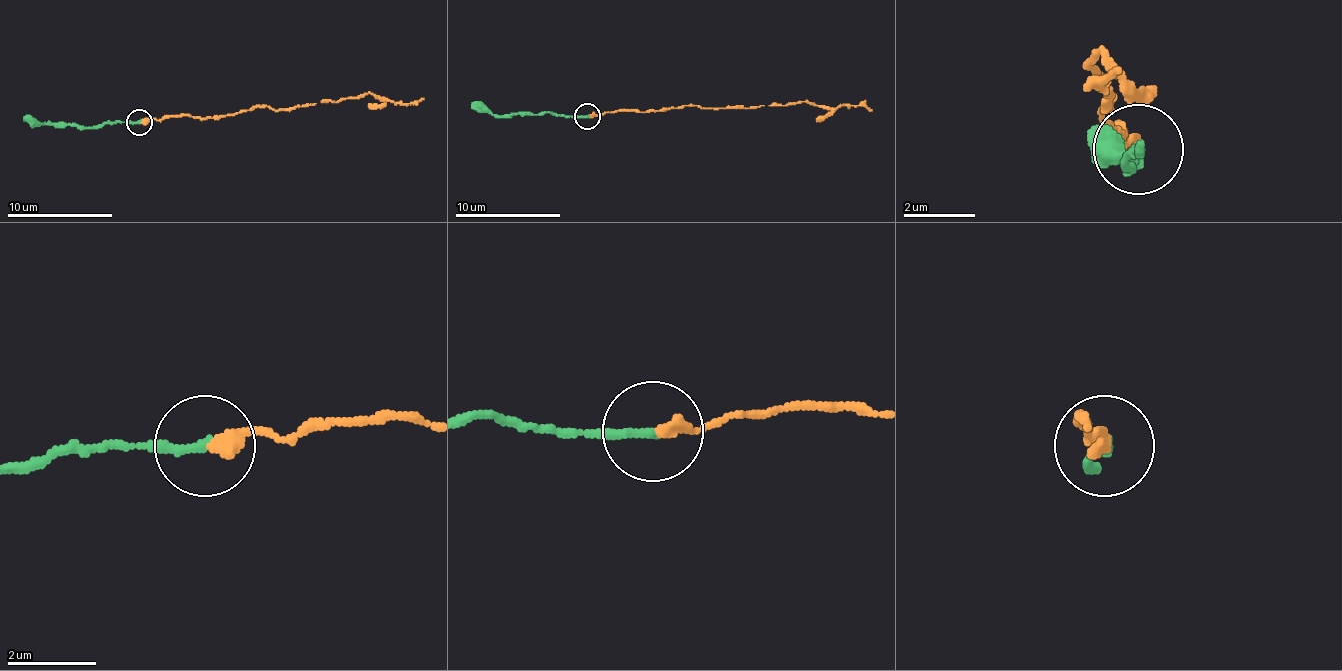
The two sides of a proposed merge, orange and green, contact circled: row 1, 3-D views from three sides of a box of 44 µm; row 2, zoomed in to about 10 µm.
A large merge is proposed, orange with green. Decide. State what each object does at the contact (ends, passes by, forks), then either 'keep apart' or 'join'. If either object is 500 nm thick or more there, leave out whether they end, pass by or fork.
orange ends; green ends; join

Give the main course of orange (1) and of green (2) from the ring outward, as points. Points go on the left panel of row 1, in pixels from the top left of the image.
1: (139, 121), (170, 116), (215, 118), (244, 111), (291, 111), (354, 97), (418, 103), (423, 97)
2: (139, 121), (107, 121), (99, 126), (31, 124), (23, 118)

